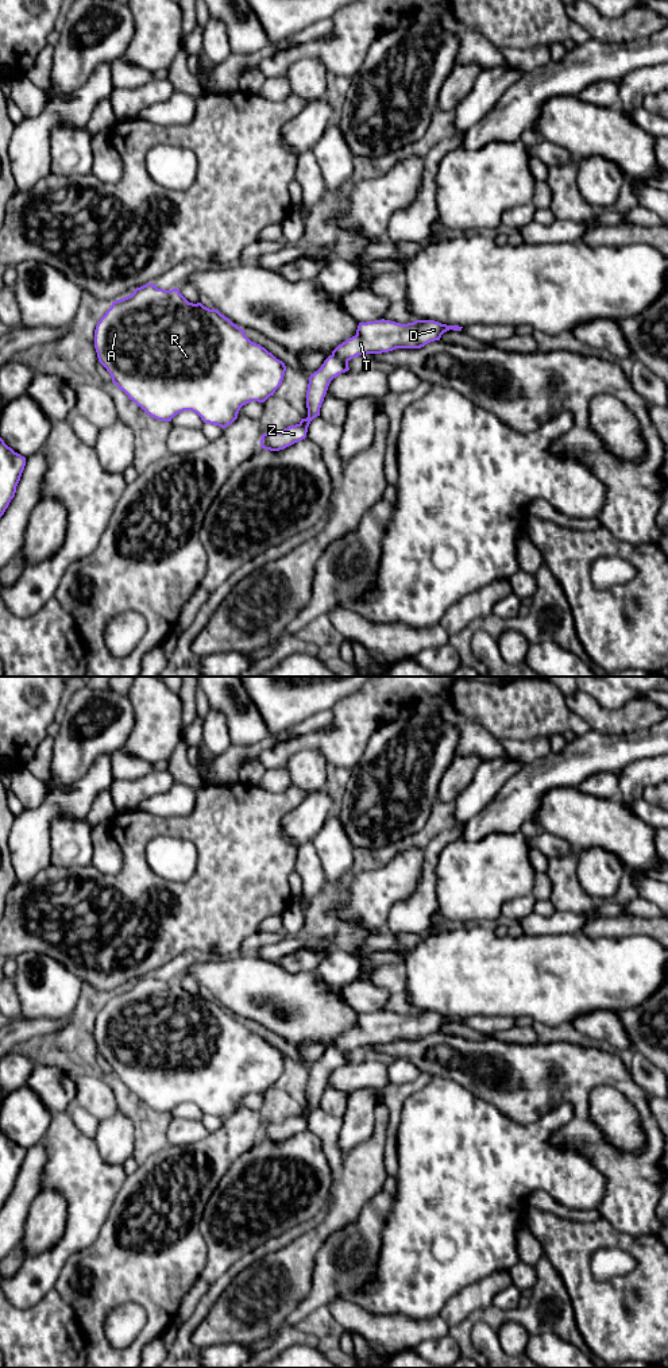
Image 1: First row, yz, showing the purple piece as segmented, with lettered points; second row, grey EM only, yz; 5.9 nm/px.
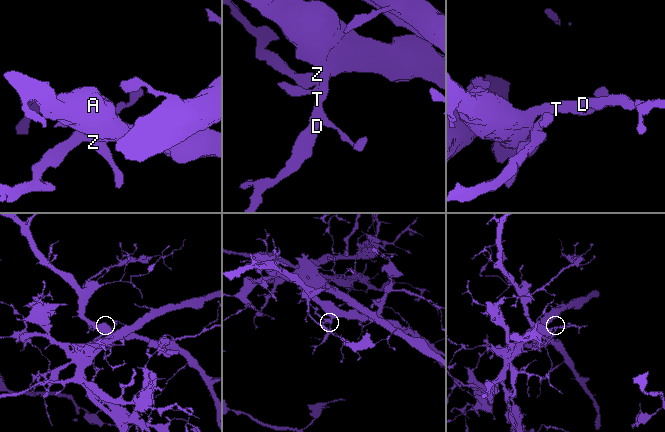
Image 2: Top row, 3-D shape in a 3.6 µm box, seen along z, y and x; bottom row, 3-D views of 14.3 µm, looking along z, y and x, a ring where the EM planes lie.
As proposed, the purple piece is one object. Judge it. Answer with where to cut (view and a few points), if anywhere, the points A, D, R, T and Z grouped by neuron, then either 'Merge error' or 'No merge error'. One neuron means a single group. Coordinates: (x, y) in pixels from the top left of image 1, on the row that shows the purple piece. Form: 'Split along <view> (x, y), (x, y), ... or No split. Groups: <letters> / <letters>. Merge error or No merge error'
Split along yz (332, 354), (347, 362). Groups: A D R T / Z. Merge error

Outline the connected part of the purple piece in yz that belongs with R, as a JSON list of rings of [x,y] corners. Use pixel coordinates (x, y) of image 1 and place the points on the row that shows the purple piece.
[[[152,282],[112,302],[96,325],[94,348],[112,382],[162,421],[192,411],[204,423],[225,428],[243,405],[273,396],[286,371],[282,361],[251,342],[243,328],[217,309],[189,302],[177,288],[163,290]]]

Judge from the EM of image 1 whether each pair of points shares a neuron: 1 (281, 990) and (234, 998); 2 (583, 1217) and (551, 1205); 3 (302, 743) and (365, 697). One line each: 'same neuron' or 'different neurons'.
1: same neuron
2: same neuron
3: same neuron

